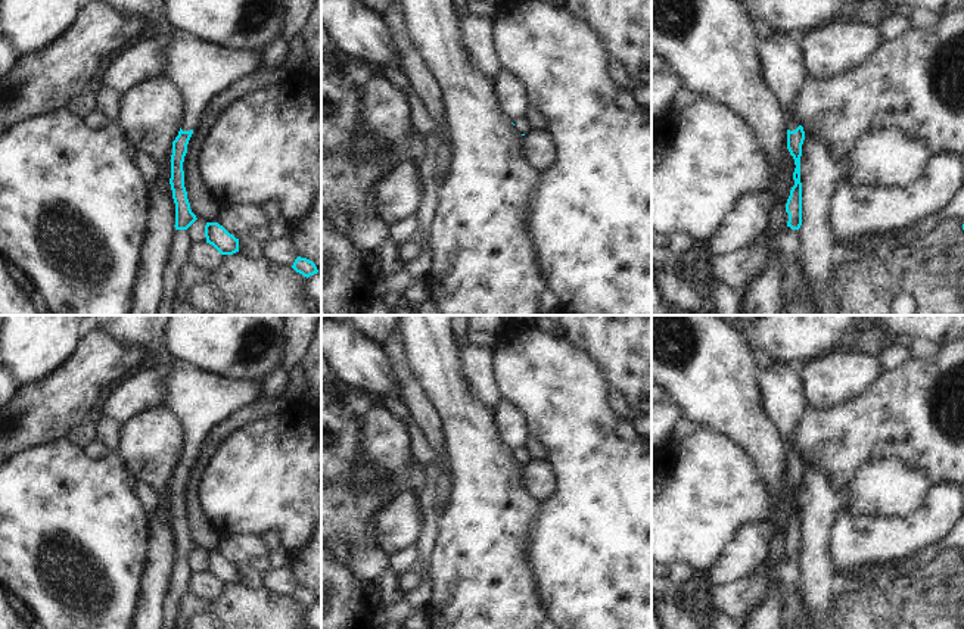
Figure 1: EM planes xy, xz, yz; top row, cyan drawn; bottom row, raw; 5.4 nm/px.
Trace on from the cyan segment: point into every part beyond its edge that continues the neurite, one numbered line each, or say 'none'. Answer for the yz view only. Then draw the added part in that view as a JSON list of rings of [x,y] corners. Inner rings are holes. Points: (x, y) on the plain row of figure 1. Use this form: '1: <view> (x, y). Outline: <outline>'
1: yz (783, 391). Outline: [[[769,364],[759,379],[764,410],[786,443],[787,460],[799,457],[794,436],[802,417],[811,408],[797,364]]]

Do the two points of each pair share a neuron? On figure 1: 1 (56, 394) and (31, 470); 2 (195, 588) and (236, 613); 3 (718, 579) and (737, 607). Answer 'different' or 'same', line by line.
1: different
2: different
3: different

